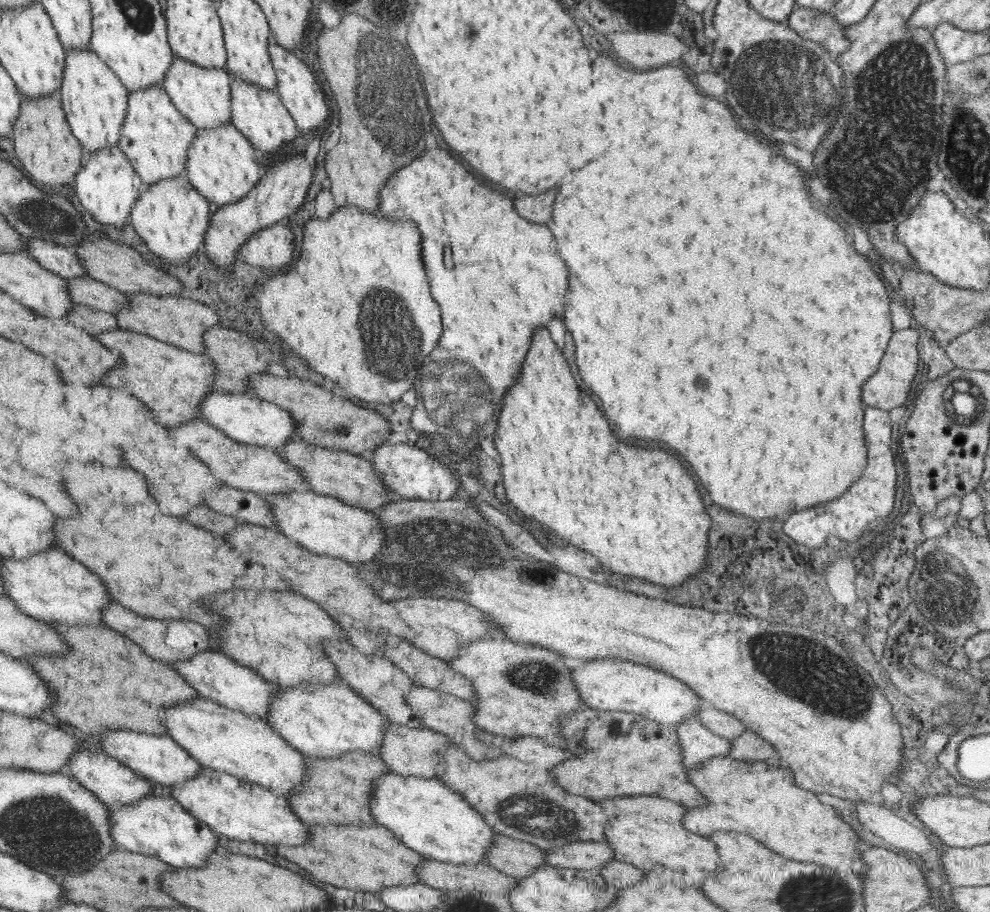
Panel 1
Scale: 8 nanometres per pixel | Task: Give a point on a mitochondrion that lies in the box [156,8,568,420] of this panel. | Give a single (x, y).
(399, 133)

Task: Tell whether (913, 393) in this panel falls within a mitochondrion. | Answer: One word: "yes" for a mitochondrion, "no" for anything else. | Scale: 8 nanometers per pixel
no

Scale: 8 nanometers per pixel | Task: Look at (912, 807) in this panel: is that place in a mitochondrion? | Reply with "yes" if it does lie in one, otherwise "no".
no

